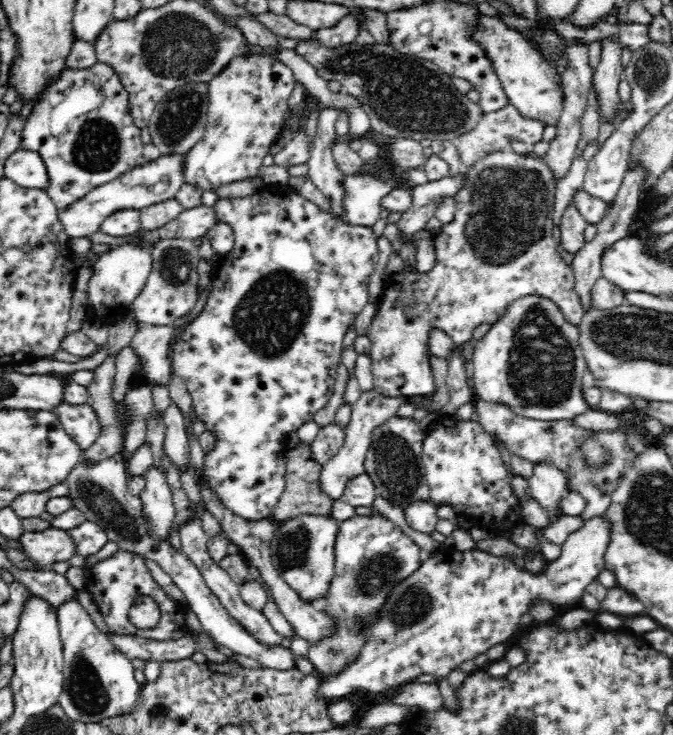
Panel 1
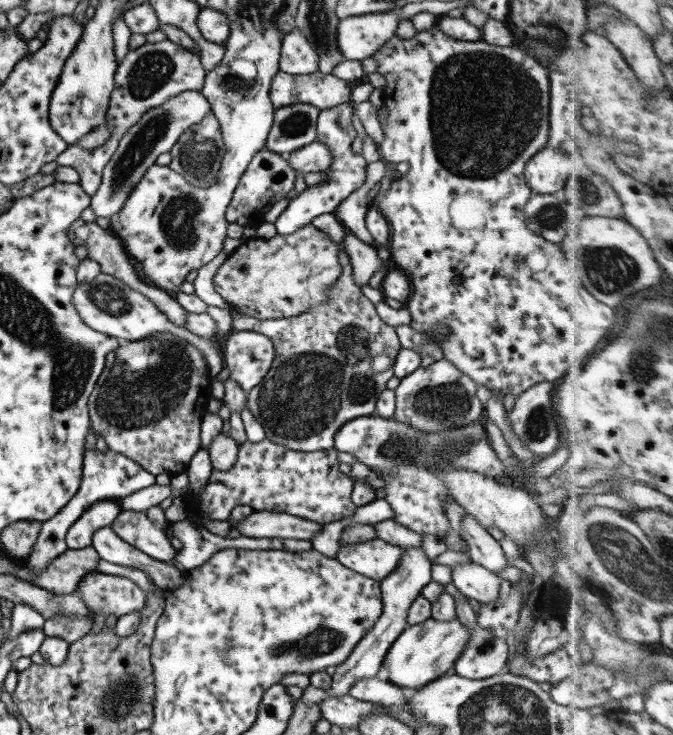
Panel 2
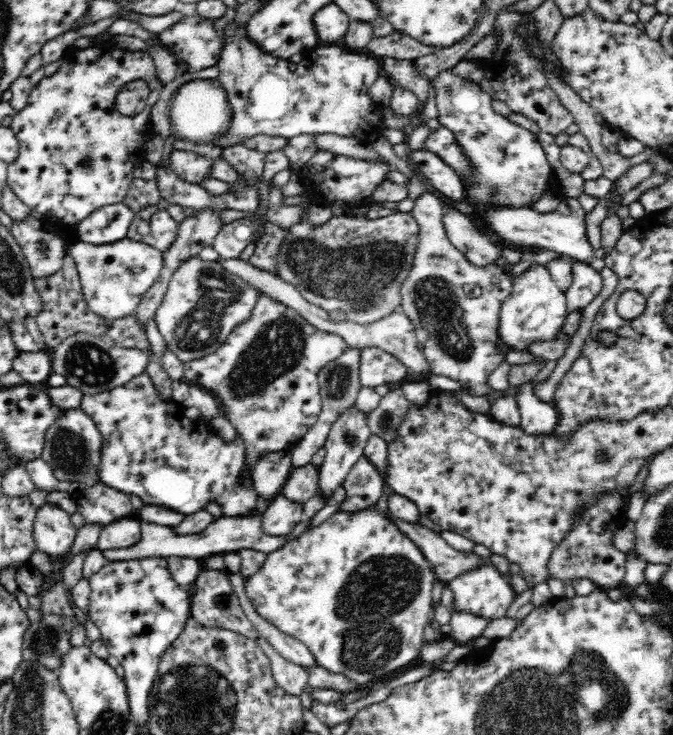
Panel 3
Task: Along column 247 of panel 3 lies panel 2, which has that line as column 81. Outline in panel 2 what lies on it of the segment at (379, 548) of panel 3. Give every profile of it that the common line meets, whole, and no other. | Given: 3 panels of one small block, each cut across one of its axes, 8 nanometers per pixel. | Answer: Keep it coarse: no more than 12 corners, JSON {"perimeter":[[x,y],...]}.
{"perimeter":[[85,573],[75,589],[92,617],[129,614],[143,590],[129,578]]}

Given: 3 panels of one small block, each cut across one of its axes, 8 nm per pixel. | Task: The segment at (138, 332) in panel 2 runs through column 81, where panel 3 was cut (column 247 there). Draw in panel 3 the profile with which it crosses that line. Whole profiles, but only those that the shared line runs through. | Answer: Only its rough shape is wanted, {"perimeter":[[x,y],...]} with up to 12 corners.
{"perimeter":[[217,261],[184,262],[154,315],[184,362],[212,354],[261,295]]}

